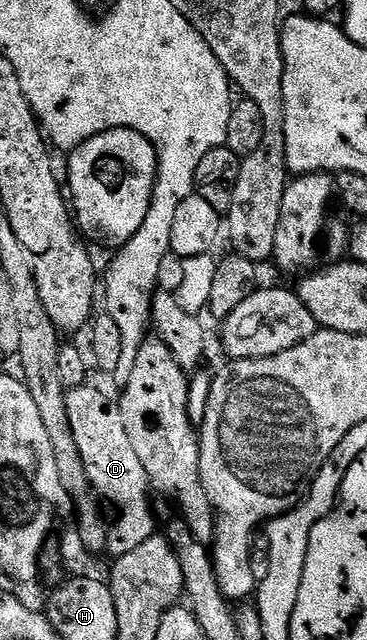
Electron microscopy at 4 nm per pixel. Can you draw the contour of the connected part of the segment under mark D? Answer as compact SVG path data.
M86 383L68 390L65 403L72 435L79 447L80 458L83 459L90 483L102 498L107 497L120 510L119 518L114 523L112 520L108 528L105 548L116 559L135 551L135 548L156 534L155 519L151 511L153 488L147 471L128 438L120 404L114 396L111 398L91 385Z

